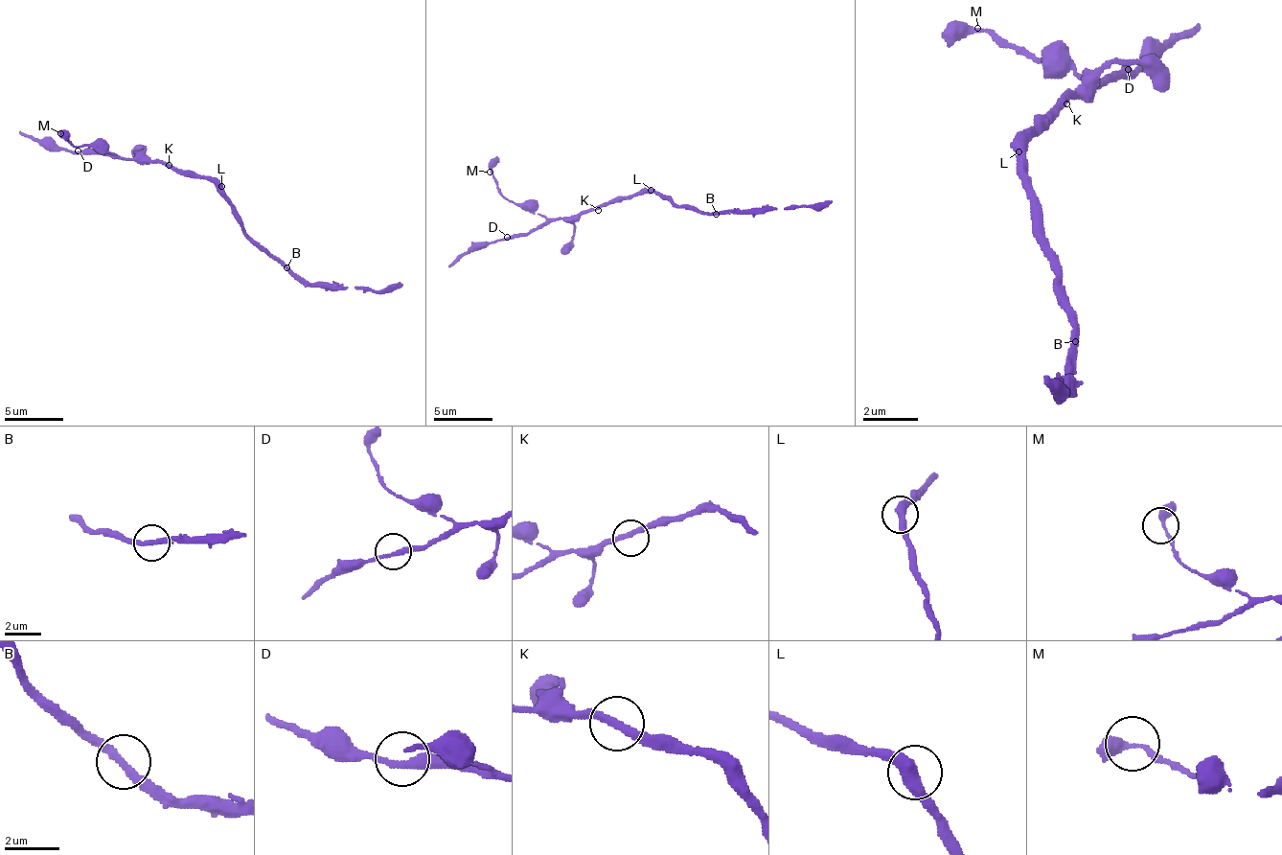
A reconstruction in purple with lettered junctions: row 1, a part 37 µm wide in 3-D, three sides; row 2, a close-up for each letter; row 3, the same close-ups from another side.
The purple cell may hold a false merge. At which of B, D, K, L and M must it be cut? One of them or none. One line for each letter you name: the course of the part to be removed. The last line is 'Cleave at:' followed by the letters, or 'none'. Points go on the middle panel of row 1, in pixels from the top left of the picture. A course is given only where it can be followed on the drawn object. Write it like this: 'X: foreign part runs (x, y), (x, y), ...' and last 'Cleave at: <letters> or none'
Cleave at: none

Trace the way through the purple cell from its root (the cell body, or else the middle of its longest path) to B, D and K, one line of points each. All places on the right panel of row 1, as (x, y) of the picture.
B: (1025, 158), (1025, 193), (1032, 199), (1032, 234), (1060, 261), (1060, 302), (1073, 323), (1073, 343)
D: (1025, 158), (1025, 145), (1080, 90), (1094, 90), (1128, 69)
K: (1025, 158), (1025, 145), (1066, 103)

